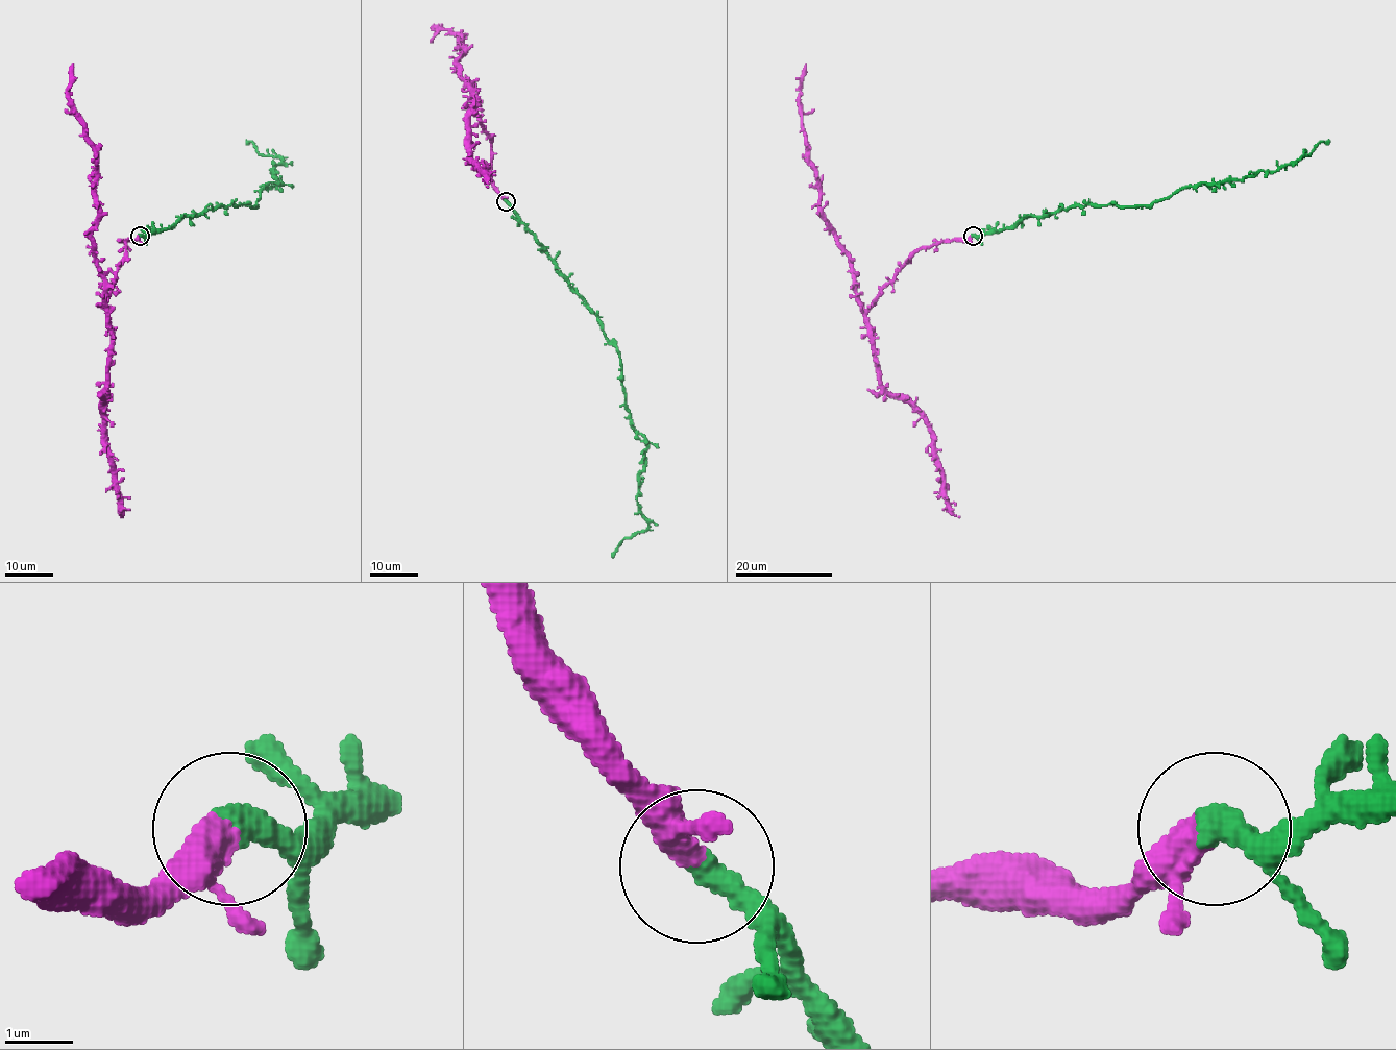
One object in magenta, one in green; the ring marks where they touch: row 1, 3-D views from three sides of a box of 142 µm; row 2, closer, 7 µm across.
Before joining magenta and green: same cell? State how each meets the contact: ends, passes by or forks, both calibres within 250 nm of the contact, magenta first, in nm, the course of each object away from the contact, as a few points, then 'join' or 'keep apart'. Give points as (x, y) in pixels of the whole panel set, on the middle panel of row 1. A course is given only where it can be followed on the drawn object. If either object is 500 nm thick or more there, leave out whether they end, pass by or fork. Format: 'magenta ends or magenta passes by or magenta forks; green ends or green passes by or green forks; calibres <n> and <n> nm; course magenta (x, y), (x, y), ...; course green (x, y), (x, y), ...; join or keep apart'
magenta passes by; green ends; calibres 320 and 440 nm; course magenta (505, 200), (489, 173), (490, 138), (457, 65), (463, 53), (460, 35), (435, 27), (438, 33); course green (505, 200), (616, 348), (631, 424), (646, 444), (637, 505), (647, 528), (626, 537), (613, 558); join

